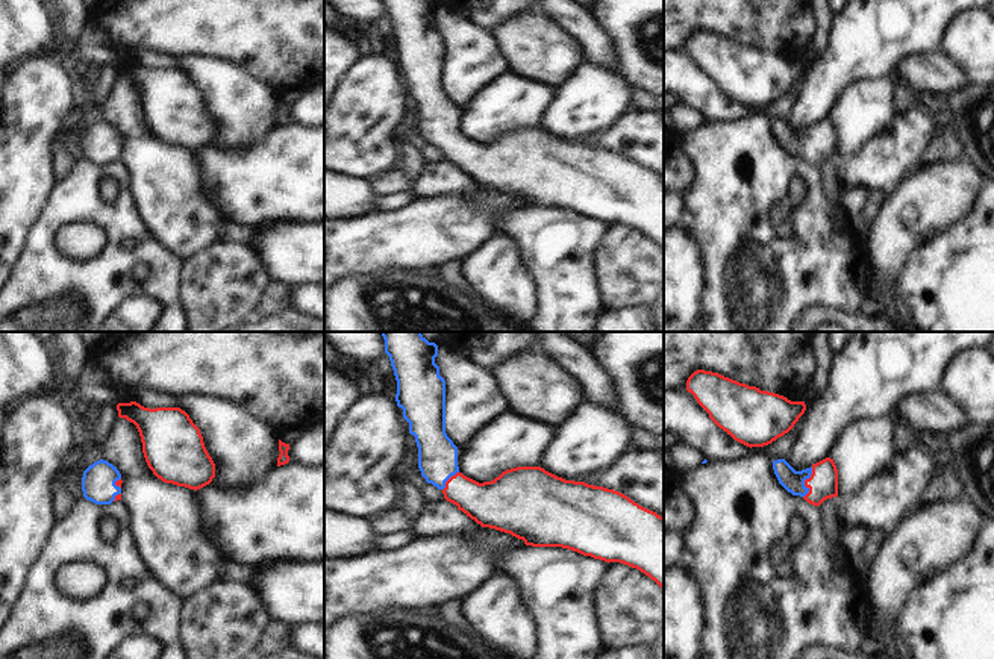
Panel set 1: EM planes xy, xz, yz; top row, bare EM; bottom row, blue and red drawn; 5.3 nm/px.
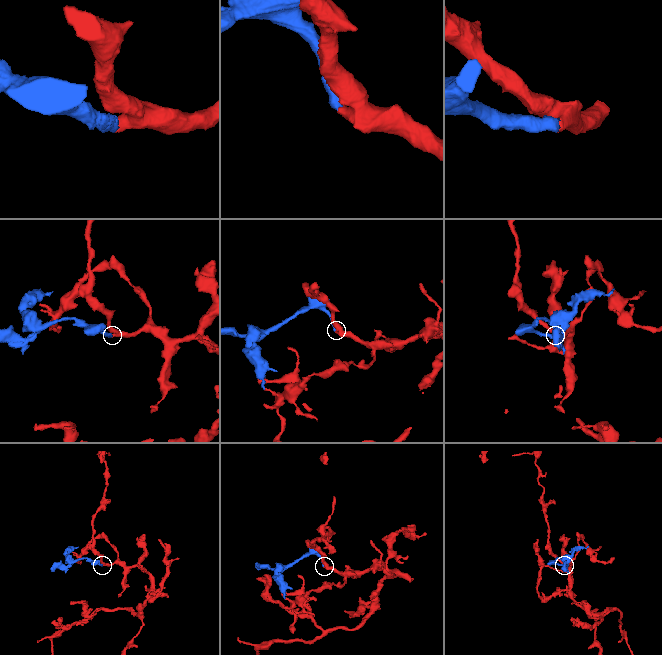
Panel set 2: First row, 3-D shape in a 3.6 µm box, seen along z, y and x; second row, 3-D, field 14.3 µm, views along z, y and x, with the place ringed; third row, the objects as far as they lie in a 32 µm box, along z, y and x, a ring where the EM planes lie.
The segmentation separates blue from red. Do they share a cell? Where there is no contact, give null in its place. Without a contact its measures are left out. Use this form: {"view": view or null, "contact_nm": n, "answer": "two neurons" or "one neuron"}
{"view": "yz", "contact_nm": 180, "answer": "one neuron"}

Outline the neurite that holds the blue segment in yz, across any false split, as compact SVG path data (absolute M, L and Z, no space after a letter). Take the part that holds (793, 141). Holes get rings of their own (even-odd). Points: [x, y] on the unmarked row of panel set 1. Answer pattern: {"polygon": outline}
{"polygon": "M830 118L802 132L796 132L785 120L777 120L773 121L773 130L788 153L803 158L814 167L838 156L838 130Z"}

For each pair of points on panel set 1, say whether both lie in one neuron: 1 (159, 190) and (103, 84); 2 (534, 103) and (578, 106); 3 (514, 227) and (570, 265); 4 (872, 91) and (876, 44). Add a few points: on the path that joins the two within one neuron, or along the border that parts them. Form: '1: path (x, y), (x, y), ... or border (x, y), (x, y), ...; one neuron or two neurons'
1: border (118, 78), (111, 93), (97, 108); two neurons
2: border (555, 90), (555, 96), (538, 126); two neurons
3: path (528, 227), (556, 253); one neuron
4: border (896, 79), (861, 79), (850, 84), (840, 94); two neurons

